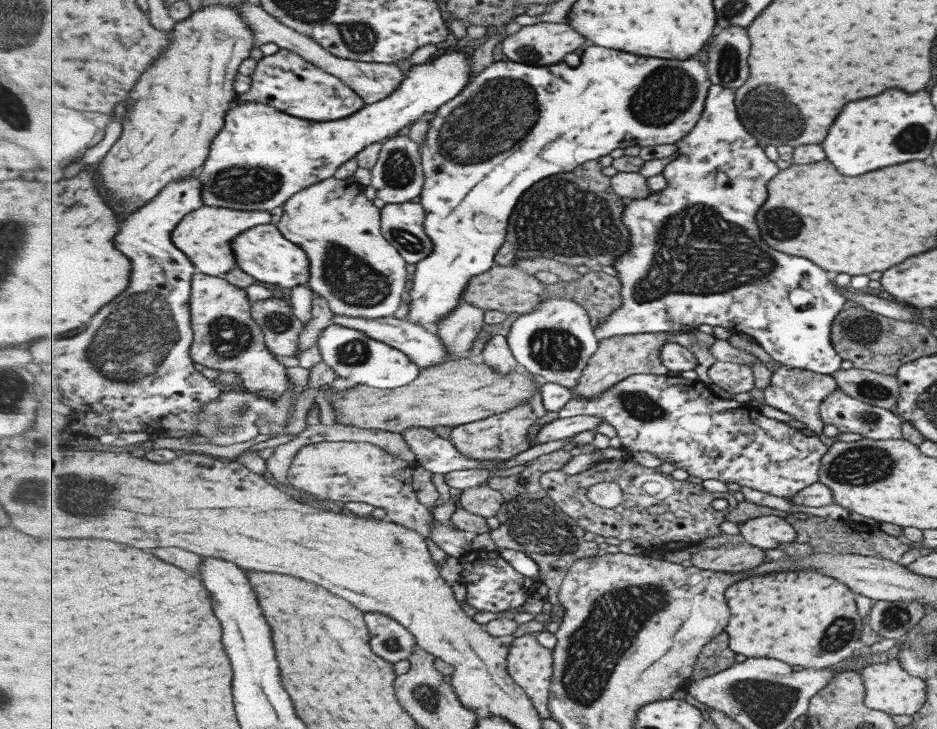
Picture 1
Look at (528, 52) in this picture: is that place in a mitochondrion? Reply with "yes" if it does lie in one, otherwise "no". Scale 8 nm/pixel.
yes

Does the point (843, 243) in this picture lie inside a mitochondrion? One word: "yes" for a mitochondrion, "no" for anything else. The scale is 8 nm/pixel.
no

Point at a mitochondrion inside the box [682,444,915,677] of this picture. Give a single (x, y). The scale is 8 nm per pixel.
(840, 632)

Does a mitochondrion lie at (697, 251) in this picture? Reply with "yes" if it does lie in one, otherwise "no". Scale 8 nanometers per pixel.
yes

